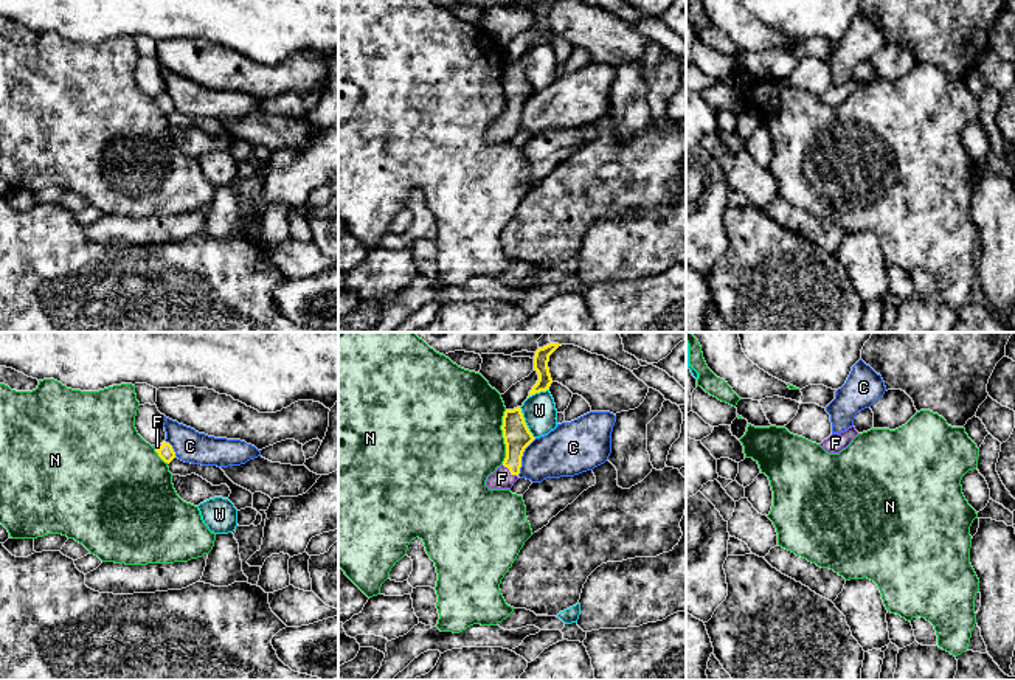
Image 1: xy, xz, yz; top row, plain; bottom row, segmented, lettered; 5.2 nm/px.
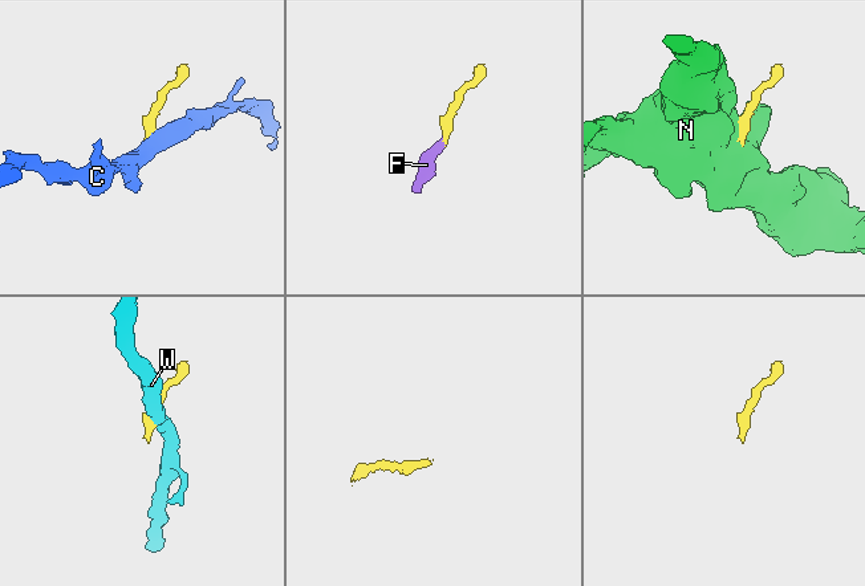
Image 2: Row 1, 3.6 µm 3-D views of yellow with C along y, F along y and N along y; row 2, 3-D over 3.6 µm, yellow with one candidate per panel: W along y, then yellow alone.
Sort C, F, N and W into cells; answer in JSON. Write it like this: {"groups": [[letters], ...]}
{"groups": [["C"], ["F"], ["N"], ["W"]]}

